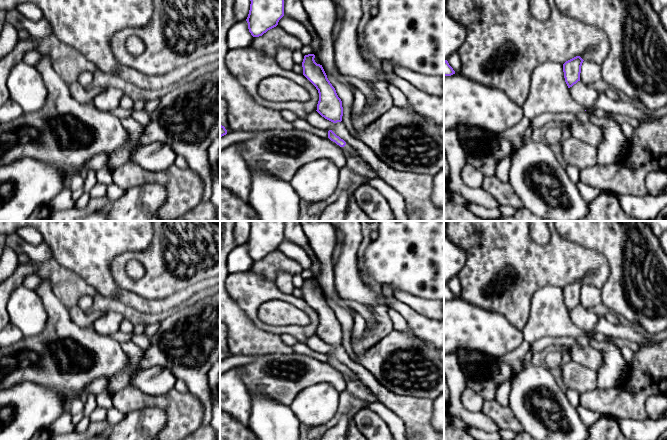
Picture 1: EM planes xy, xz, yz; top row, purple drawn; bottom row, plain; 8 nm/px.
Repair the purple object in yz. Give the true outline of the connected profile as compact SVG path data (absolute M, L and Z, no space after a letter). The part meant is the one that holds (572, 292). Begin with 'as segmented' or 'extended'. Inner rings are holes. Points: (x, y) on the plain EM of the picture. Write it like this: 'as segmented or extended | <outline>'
as segmented | M576 280L563 288L564 302L568 312L580 305L583 285L584 284L580 280Z

